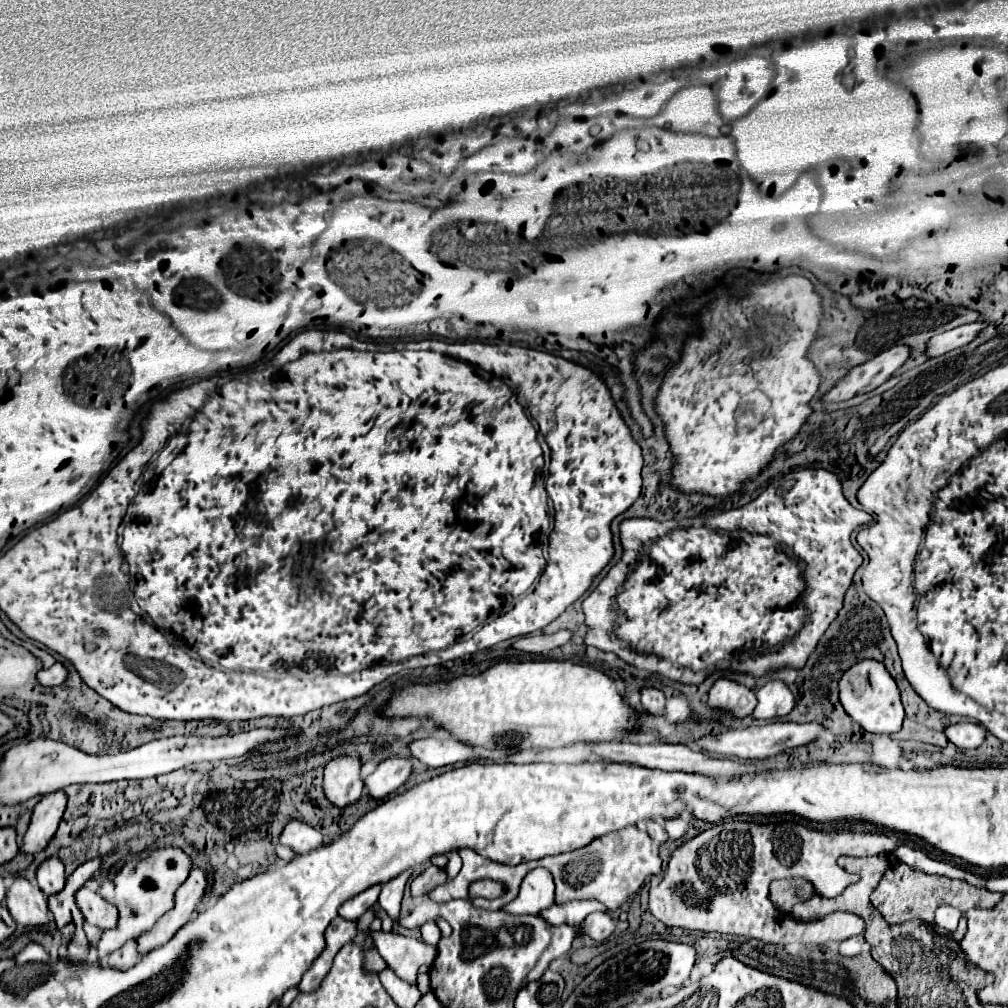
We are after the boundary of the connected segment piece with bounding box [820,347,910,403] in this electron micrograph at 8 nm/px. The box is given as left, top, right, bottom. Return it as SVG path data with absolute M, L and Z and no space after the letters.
M890 347L888 351L882 351L874 359L852 367L842 379L836 381L836 385L820 397L822 403L838 403L852 399L860 393L870 393L882 383L886 383L898 367L908 359L908 347Z

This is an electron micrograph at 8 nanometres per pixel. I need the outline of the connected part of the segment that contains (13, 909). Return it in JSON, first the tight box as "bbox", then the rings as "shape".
{"bbox":[6,877,50,927],"shape":[[[16,877],[12,887],[8,889],[6,907],[16,923],[24,927],[42,927],[50,923],[48,899],[42,895],[38,885],[30,883],[24,877]]]}

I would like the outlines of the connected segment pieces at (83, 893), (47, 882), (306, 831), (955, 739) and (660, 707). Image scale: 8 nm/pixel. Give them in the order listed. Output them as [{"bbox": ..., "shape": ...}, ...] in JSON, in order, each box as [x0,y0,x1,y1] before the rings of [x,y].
[{"bbox":[76,887,118,929],"shape":[[[82,887],[76,893],[76,903],[88,923],[98,925],[100,929],[114,929],[118,925],[118,909],[106,899],[102,899],[98,893]]]},{"bbox":[38,859,66,897],"shape":[[[46,859],[40,869],[38,869],[38,885],[40,889],[50,897],[50,895],[56,895],[64,889],[64,883],[66,883],[66,873],[64,873],[64,865],[60,859]]]},{"bbox":[280,821,324,855],"shape":[[[290,821],[280,835],[280,843],[294,849],[298,855],[304,855],[324,845],[324,837],[320,831],[302,821]]]},{"bbox":[946,721,988,749],"shape":[[[964,721],[964,723],[950,725],[946,729],[946,735],[960,749],[976,749],[976,747],[980,747],[984,743],[988,731],[982,725],[978,725],[978,723]]]},{"bbox":[642,689,666,715],"shape":[[[642,689],[642,707],[650,713],[650,715],[664,715],[664,707],[666,707],[666,697],[660,689]]]}]

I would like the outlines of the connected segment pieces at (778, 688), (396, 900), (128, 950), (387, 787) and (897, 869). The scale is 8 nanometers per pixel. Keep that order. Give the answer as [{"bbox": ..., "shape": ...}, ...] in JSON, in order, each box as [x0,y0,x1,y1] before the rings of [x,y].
[{"bbox":[752,679,794,721],"shape":[[[772,679],[762,689],[758,689],[756,699],[758,705],[752,713],[754,719],[770,721],[770,719],[786,717],[794,707],[792,691],[788,691],[788,687],[784,687],[784,683],[780,683],[778,679]]]},{"bbox":[378,871,410,921],"shape":[[[406,871],[404,875],[398,875],[394,881],[388,881],[388,883],[382,887],[382,891],[380,891],[378,903],[386,909],[386,913],[390,915],[392,921],[398,919],[402,893],[404,893],[404,887],[406,887],[408,881],[410,881],[410,871]]]},{"bbox":[108,941,140,969],"shape":[[[128,941],[120,949],[110,953],[108,965],[116,967],[116,969],[130,969],[138,959],[140,959],[140,955],[136,951],[136,941]]]},{"bbox":[364,757,412,799],"shape":[[[390,757],[384,759],[376,771],[364,779],[364,787],[368,789],[368,795],[372,799],[384,799],[386,795],[394,793],[400,785],[406,783],[410,777],[412,763],[402,757]]]},{"bbox":[872,863,1002,925],"shape":[[[894,863],[886,869],[880,885],[874,889],[872,893],[872,907],[876,911],[880,911],[886,919],[888,925],[896,925],[896,923],[904,923],[904,921],[924,921],[924,923],[932,924],[934,920],[934,911],[940,905],[952,905],[962,913],[966,913],[971,908],[993,908],[1002,898],[1000,892],[990,892],[985,888],[975,887],[966,881],[952,881],[946,877],[938,877],[938,875],[926,875],[920,871],[912,871],[908,865],[904,863]]]}]

